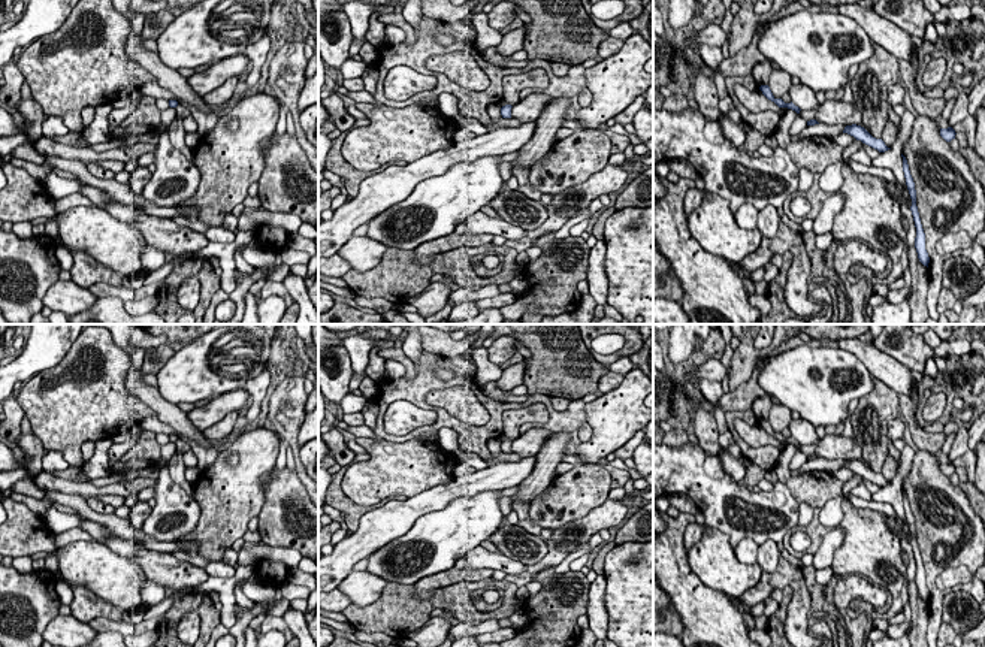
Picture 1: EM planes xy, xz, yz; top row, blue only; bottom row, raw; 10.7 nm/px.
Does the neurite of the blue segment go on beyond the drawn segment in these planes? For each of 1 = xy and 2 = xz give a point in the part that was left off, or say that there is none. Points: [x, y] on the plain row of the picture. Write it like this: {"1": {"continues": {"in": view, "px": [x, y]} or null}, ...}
{"1": {"continues": null}, "2": {"continues": null}}

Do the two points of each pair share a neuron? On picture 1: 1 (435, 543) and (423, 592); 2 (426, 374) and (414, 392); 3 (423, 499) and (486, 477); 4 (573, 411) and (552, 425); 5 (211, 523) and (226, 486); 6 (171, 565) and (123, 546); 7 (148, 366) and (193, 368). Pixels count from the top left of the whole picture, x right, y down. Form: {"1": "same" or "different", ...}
{"1": "different", "2": "same", "3": "same", "4": "same", "5": "same", "6": "same", "7": "different"}

